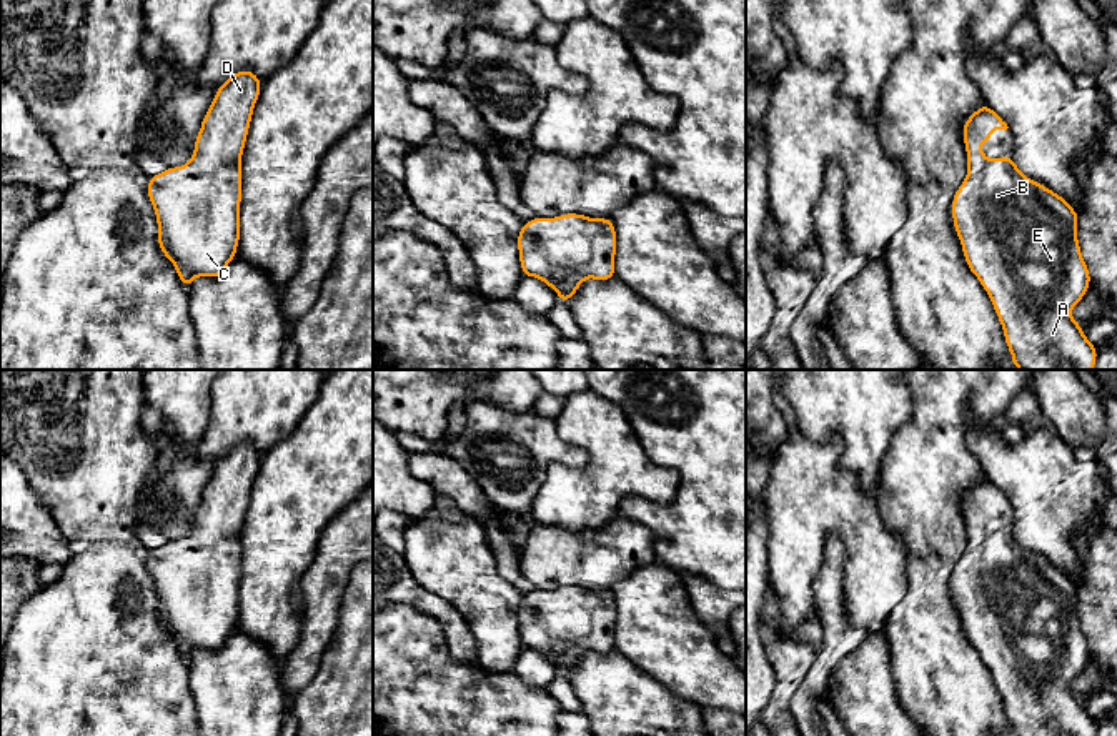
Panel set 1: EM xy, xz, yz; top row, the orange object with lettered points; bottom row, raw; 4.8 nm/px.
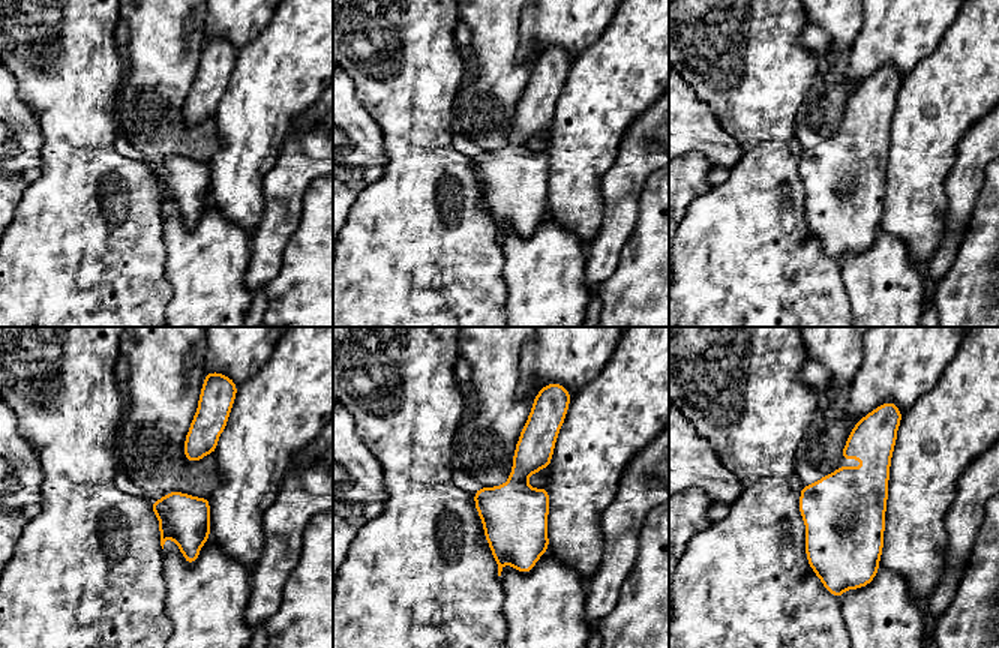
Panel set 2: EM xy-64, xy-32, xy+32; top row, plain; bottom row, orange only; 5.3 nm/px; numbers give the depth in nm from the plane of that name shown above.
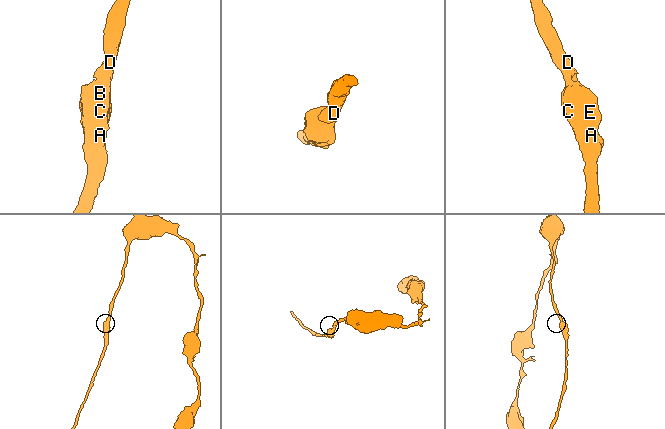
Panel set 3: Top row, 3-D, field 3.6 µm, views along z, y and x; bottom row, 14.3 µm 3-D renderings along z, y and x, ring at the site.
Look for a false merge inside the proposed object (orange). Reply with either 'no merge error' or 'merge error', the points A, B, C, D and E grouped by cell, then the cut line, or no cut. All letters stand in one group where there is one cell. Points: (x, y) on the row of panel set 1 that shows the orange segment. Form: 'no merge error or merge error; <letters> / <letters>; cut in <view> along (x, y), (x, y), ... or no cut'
no merge error; A B C D E; no cut

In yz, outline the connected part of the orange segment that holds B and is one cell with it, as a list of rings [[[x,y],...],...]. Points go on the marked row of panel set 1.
[[[985,103],[962,127],[967,177],[952,198],[954,230],[969,270],[990,296],[1012,365],[1019,370],[1094,370],[1097,348],[1070,316],[1090,286],[1077,240],[1079,213],[1055,191],[1027,178],[1012,157],[989,160],[980,143],[1007,123]]]

